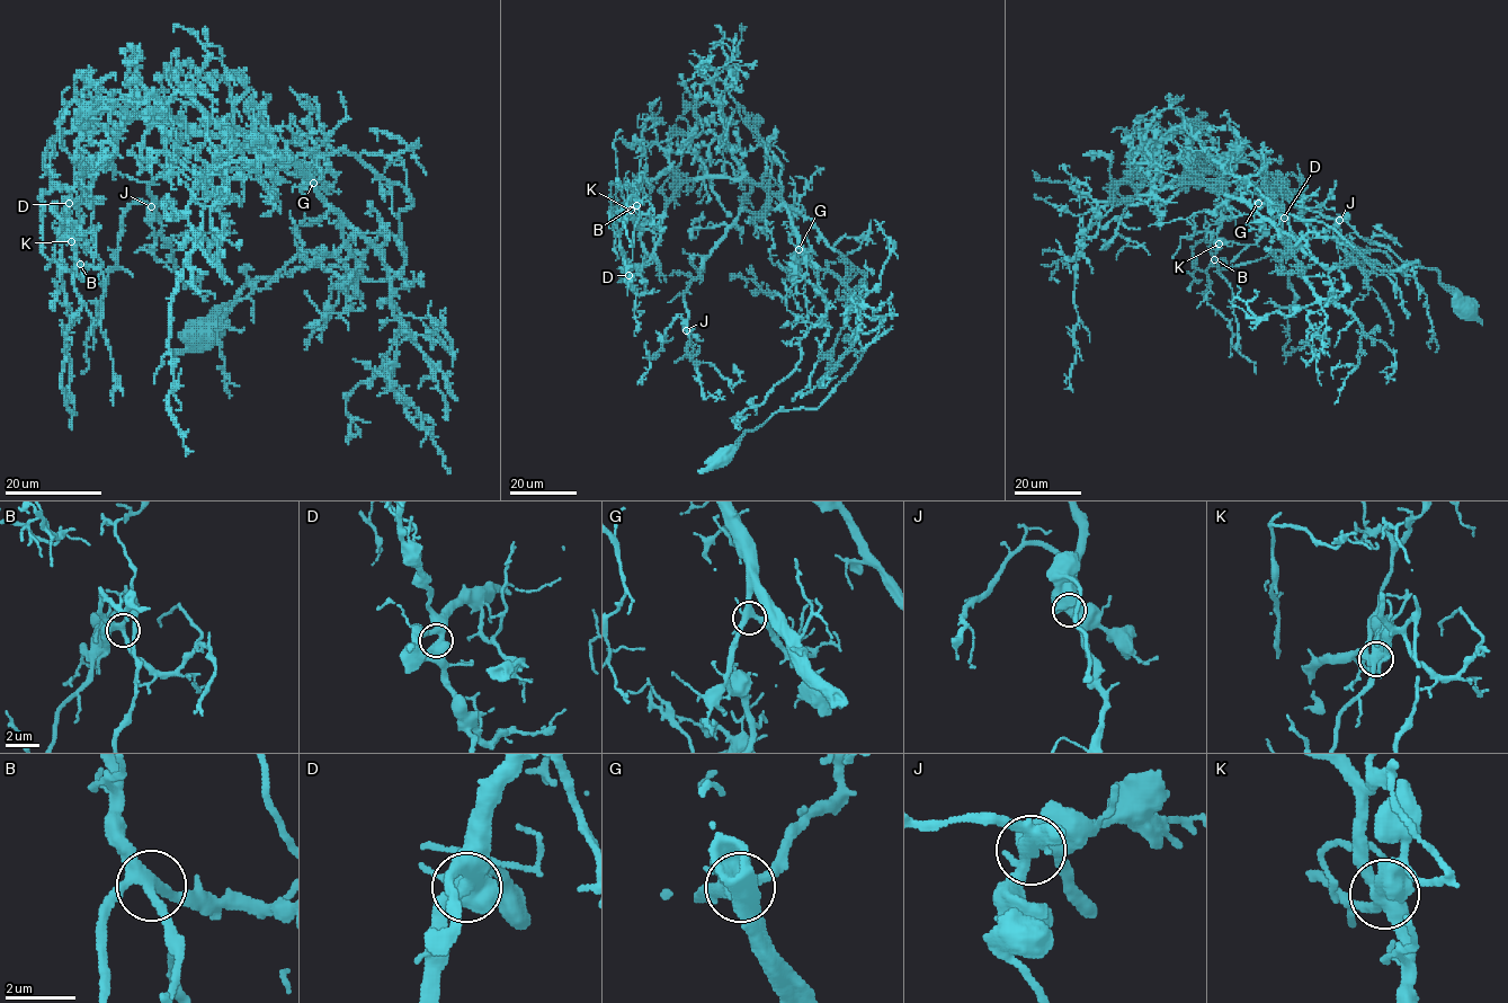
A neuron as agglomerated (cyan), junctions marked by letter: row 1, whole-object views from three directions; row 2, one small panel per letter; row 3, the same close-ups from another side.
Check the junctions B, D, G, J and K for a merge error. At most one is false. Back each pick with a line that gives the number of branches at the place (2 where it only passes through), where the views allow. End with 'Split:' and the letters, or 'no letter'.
K: 4 branches meet
Split: K

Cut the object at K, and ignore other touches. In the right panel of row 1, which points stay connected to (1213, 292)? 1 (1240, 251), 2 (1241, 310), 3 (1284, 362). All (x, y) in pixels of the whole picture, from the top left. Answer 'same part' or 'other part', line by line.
1: other part
2: other part
3: other part

